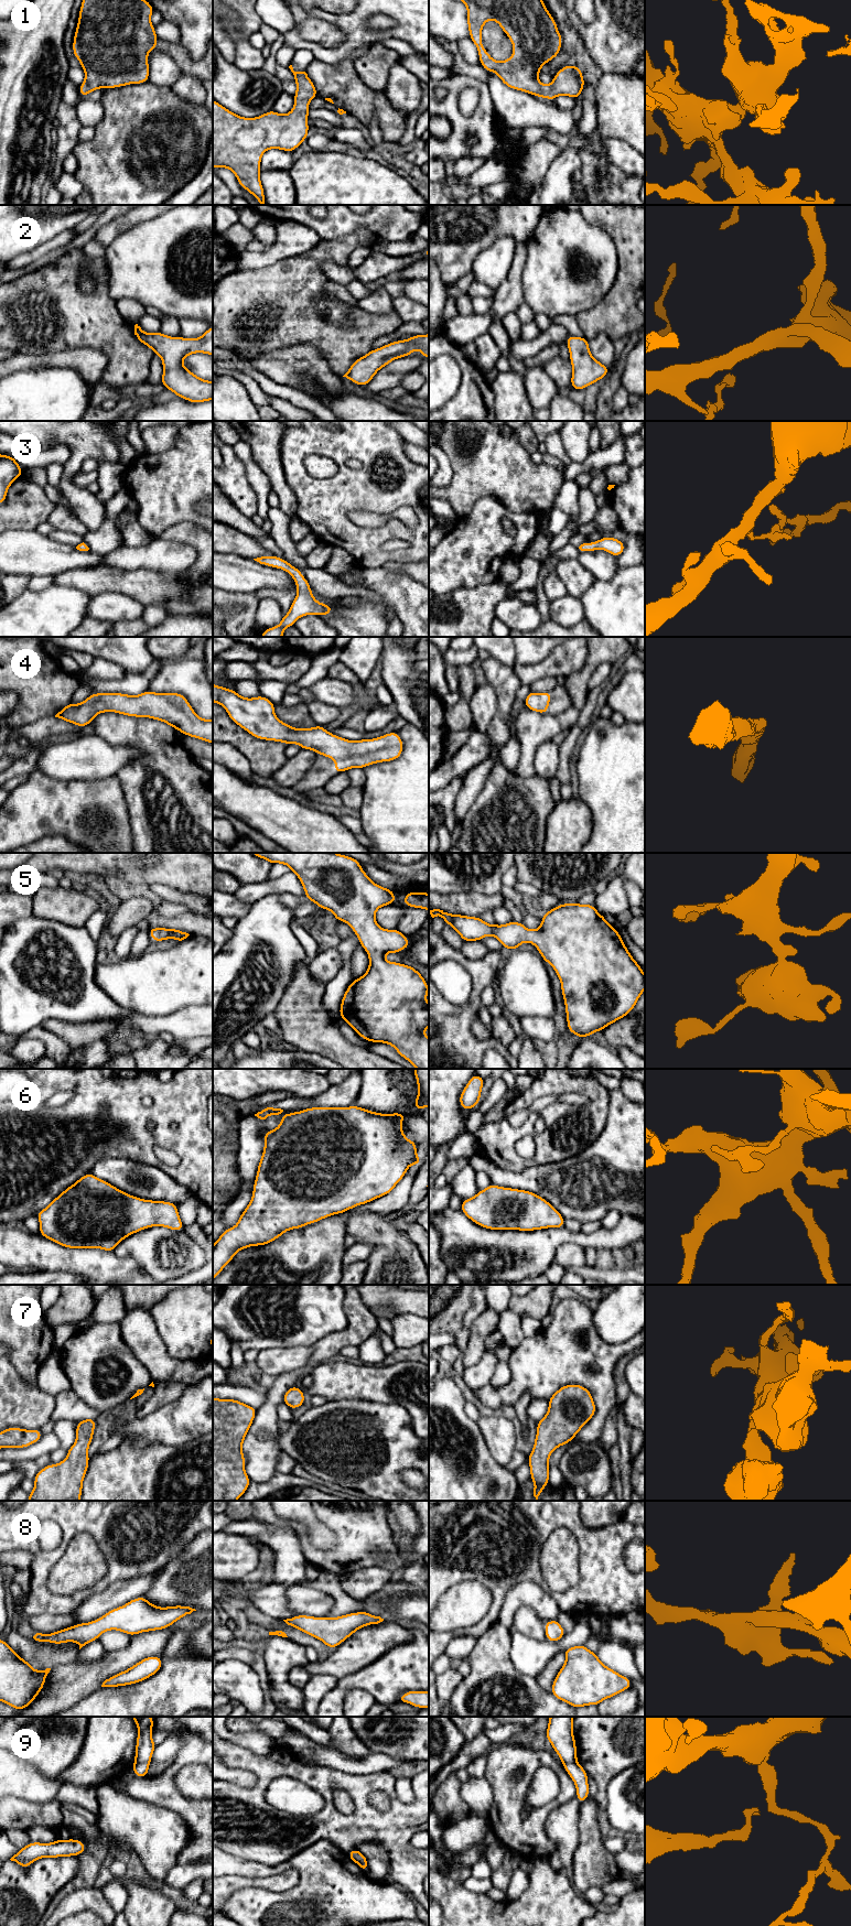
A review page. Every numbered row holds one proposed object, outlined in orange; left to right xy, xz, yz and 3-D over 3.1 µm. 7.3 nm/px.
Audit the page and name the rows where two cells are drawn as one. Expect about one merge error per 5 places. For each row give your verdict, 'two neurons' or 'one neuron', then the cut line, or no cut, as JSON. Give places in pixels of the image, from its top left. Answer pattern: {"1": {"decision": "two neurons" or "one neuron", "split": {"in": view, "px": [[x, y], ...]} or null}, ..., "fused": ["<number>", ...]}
{"1": {"decision": "one neuron", "split": null}, "2": {"decision": "one neuron", "split": null}, "3": {"decision": "one neuron", "split": null}, "4": {"decision": "one neuron", "split": null}, "5": {"decision": "one neuron", "split": null}, "6": {"decision": "one neuron", "split": null}, "7": {"decision": "one neuron", "split": null}, "8": {"decision": "one neuron", "split": null}, "9": {"decision": "one neuron", "split": null}, "fused": []}

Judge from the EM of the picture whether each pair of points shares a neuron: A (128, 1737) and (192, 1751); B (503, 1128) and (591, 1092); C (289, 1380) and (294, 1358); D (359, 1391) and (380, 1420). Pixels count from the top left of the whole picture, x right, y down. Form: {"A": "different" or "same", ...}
{"A": "different", "B": "same", "C": "different", "D": "different"}

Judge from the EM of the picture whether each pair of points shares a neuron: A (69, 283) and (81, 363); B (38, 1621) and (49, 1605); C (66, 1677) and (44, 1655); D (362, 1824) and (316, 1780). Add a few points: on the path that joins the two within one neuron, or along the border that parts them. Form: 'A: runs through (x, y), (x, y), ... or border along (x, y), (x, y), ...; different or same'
A: border along (53, 352), (68, 348), (95, 347), (104, 354); different
B: border along (68, 1613), (31, 1614), (27, 1616); different
C: border along (77, 1658), (51, 1668); different
D: runs through (346, 1824), (330, 1808), (329, 1795); same

